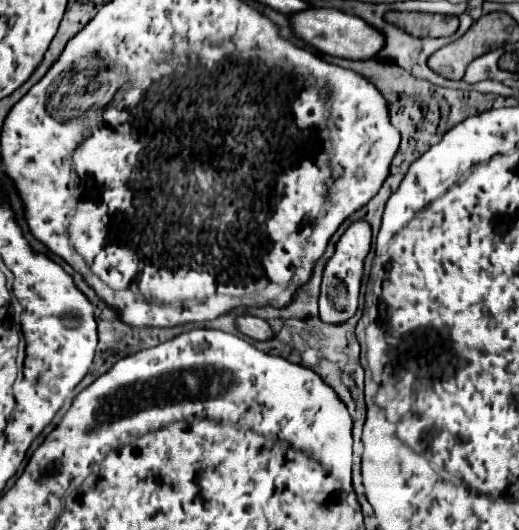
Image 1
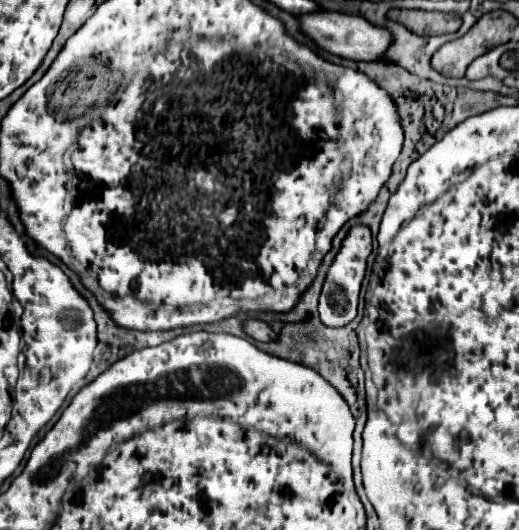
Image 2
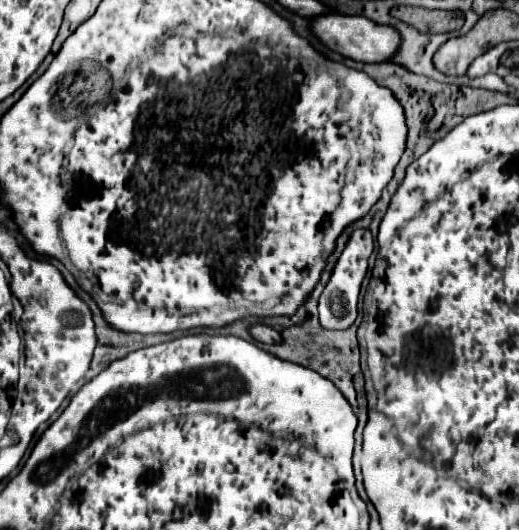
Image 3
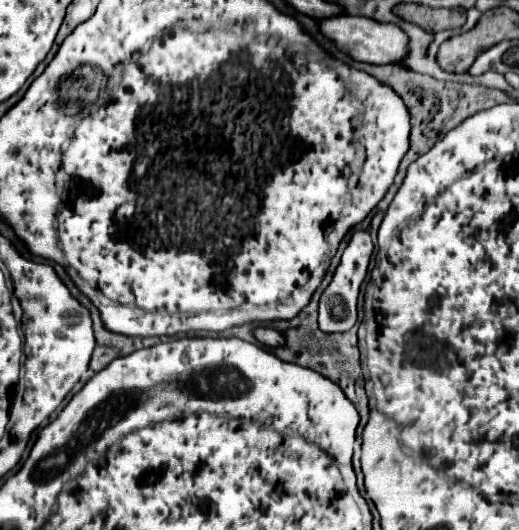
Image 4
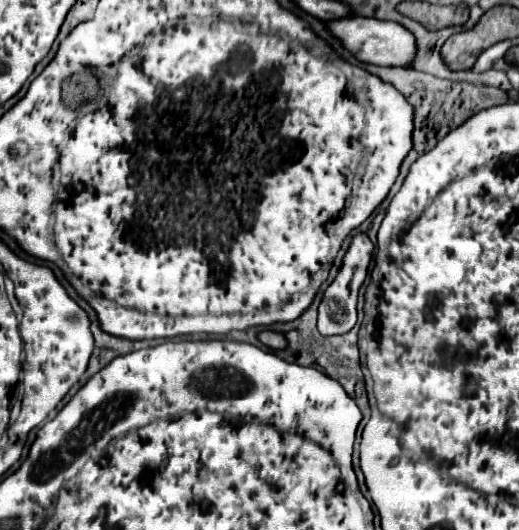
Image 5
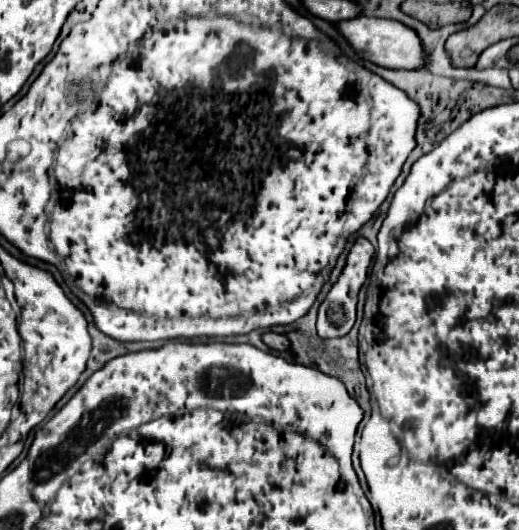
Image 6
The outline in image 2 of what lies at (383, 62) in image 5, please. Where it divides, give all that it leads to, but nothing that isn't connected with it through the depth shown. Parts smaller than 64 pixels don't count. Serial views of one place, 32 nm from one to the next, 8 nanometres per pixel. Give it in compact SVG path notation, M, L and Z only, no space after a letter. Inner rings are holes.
M320 10L320 12L308 12L298 16L300 22L300 32L310 38L316 46L320 46L322 50L336 54L340 58L348 58L348 60L378 60L390 44L390 32L384 28L378 28L374 24L370 24L368 20L360 18L360 16L348 16L342 12L332 12L332 10Z

